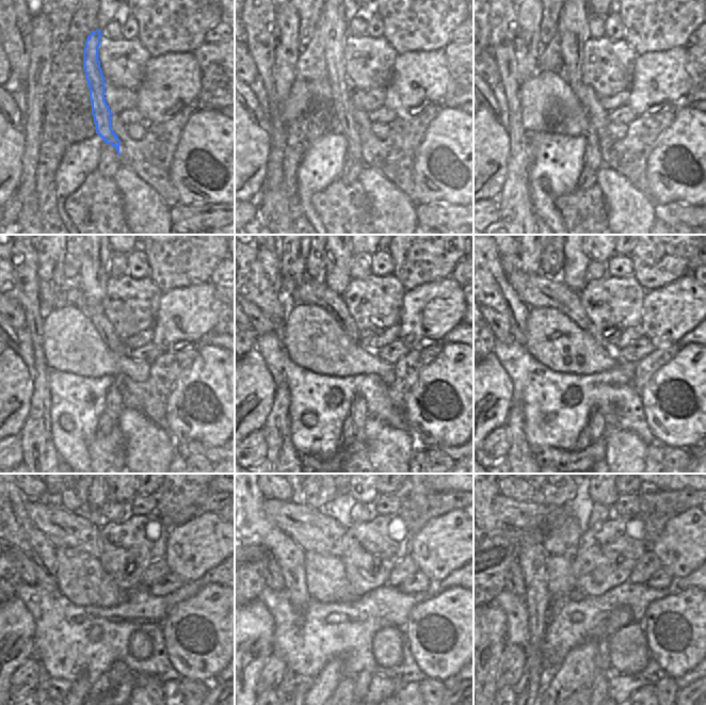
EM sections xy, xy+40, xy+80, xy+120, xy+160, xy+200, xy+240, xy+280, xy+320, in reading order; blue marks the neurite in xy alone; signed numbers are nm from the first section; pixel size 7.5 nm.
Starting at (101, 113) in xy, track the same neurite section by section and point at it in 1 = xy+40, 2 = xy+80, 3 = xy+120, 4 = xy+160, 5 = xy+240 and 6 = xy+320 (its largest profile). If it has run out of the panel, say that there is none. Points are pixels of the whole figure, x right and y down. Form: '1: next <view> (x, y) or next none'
1: next xy+40 (333, 20)
2: next xy+80 (573, 30)
3: next xy+120 (94, 274)
4: next xy+160 (337, 256)
5: next xy+240 (97, 498)
6: next xy+320 (599, 690)

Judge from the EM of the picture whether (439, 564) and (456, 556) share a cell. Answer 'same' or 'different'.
same

